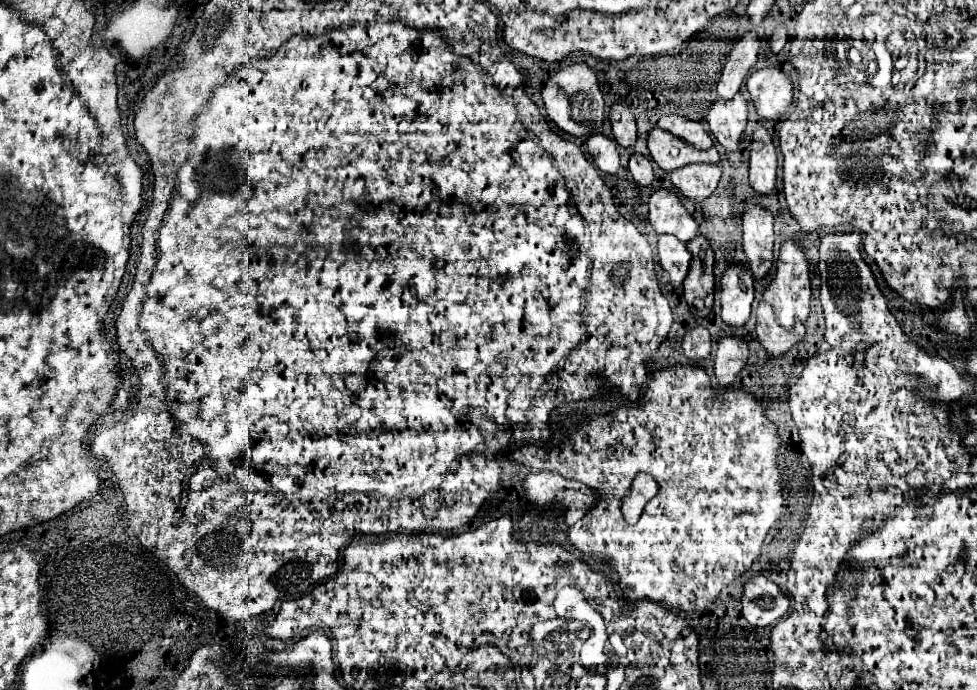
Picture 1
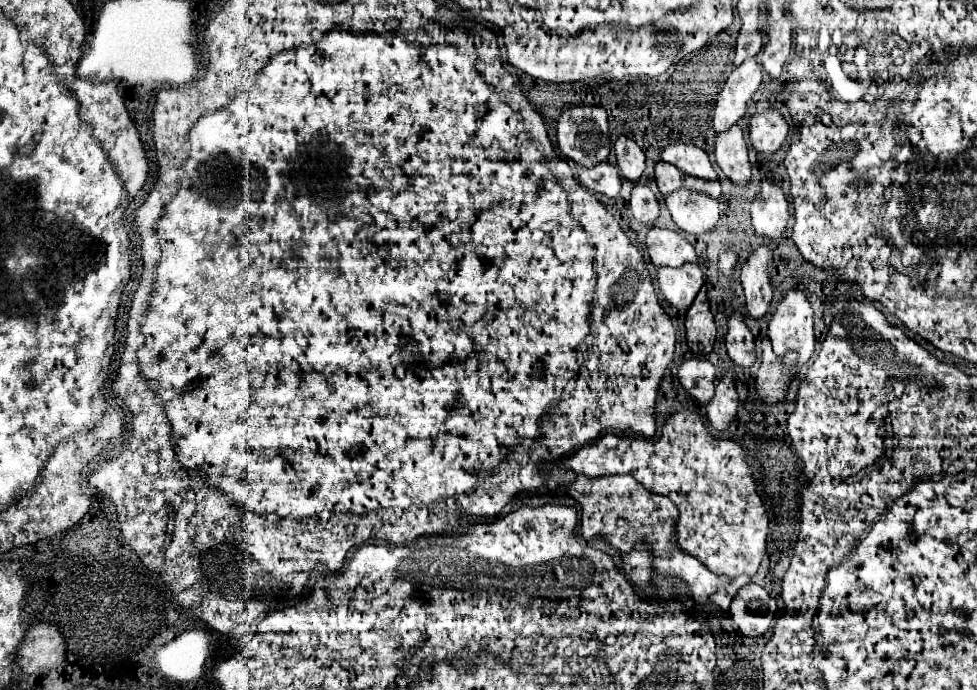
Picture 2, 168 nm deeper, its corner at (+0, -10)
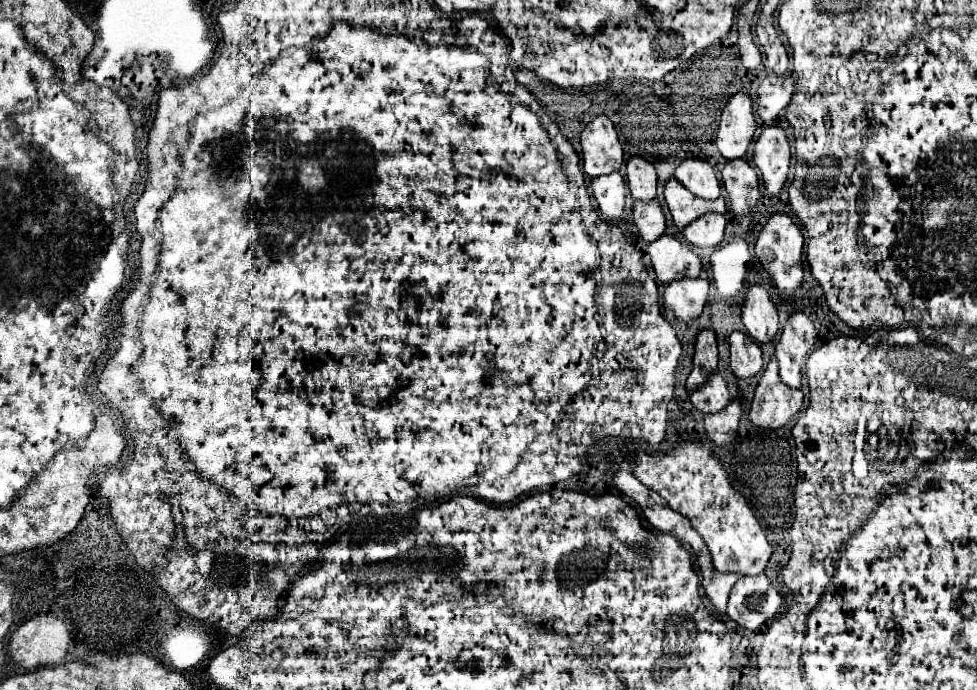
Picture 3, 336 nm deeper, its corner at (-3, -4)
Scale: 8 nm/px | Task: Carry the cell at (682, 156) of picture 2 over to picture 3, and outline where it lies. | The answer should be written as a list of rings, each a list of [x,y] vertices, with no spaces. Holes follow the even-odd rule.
[[[684,160],[676,168],[676,180],[698,198],[716,200],[722,196],[722,184],[706,160]]]

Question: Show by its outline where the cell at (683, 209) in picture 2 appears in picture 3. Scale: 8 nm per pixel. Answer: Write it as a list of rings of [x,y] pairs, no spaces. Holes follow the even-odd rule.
[[[704,214],[704,218],[698,218],[696,222],[688,224],[682,234],[688,244],[708,248],[718,246],[724,240],[724,226],[726,218],[722,214]]]

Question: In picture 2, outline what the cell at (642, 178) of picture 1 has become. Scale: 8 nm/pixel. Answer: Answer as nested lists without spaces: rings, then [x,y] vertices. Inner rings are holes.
[[[637,184],[631,190],[631,198],[629,198],[629,206],[633,216],[645,224],[645,226],[653,226],[657,216],[659,216],[659,200],[657,196],[651,192],[651,188]]]

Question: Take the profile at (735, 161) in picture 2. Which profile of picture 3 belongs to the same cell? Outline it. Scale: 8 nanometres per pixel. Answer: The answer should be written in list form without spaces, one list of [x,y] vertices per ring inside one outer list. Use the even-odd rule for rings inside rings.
[[[732,160],[722,168],[722,182],[736,214],[750,214],[760,198],[760,184],[754,168],[746,160]]]

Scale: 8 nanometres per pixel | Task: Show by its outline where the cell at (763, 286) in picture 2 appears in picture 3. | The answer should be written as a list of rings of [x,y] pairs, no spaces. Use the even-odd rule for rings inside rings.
[[[748,286],[748,296],[742,308],[742,322],[758,344],[774,342],[778,332],[778,312],[770,294],[760,286]]]

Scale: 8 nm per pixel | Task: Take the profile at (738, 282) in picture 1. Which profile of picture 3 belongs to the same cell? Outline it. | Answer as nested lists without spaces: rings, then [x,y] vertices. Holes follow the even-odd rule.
[[[744,332],[730,334],[730,368],[736,378],[752,378],[762,370],[760,346]]]

